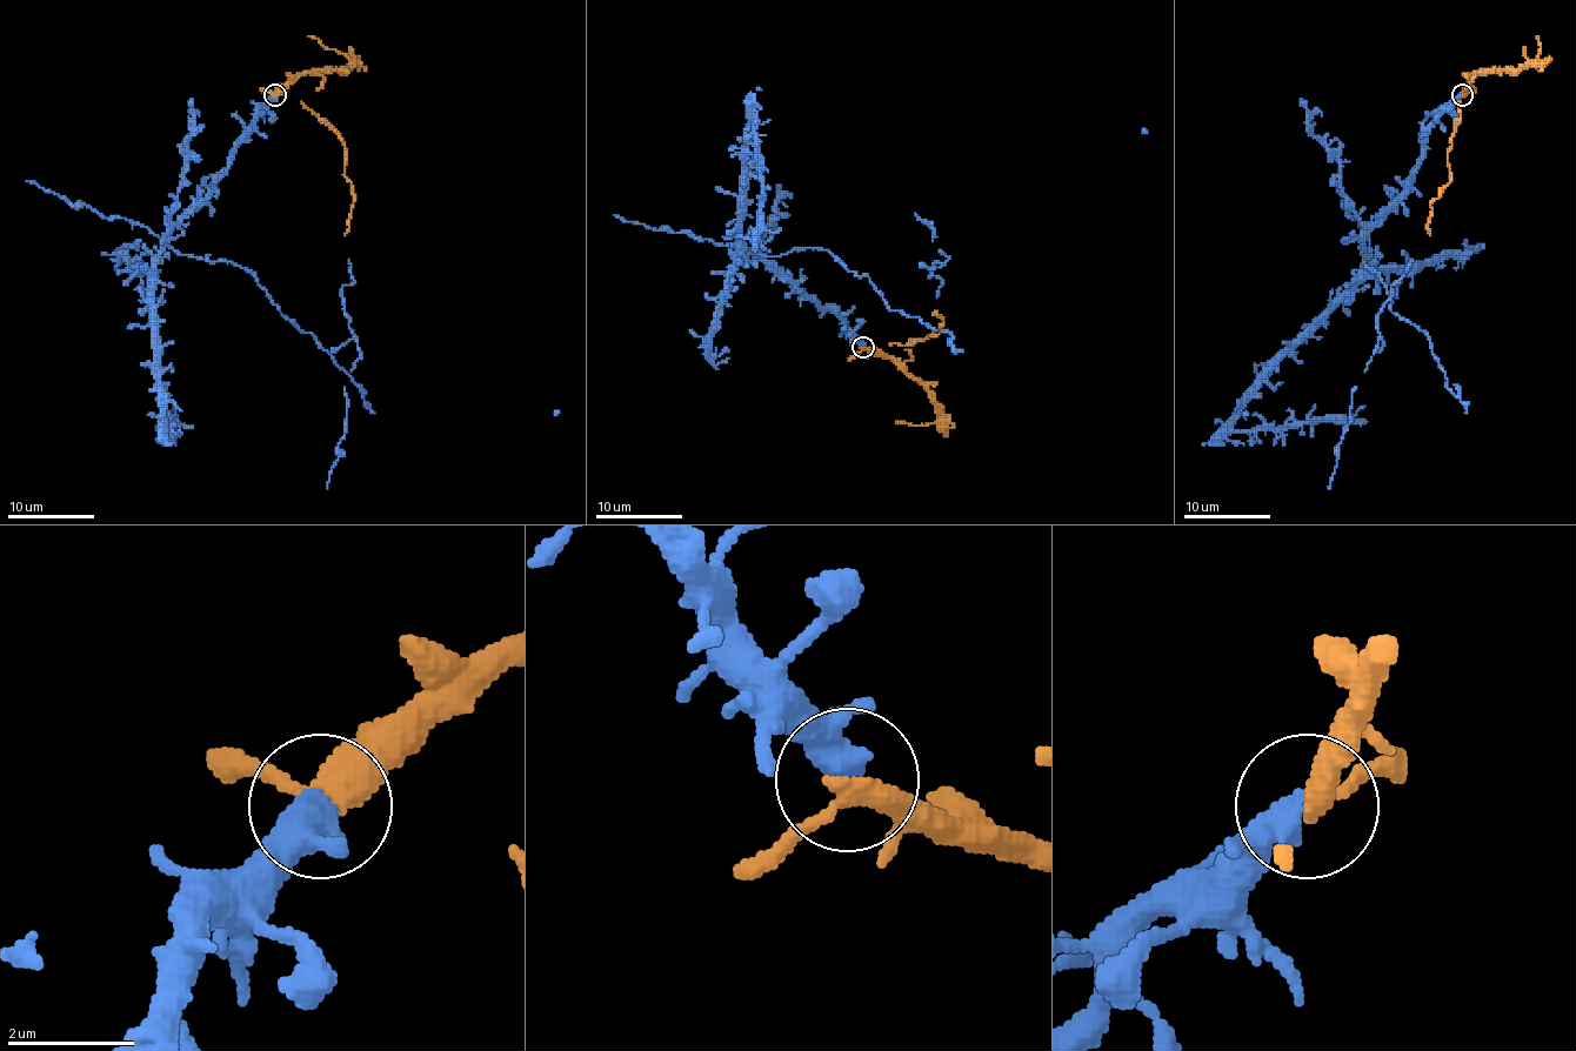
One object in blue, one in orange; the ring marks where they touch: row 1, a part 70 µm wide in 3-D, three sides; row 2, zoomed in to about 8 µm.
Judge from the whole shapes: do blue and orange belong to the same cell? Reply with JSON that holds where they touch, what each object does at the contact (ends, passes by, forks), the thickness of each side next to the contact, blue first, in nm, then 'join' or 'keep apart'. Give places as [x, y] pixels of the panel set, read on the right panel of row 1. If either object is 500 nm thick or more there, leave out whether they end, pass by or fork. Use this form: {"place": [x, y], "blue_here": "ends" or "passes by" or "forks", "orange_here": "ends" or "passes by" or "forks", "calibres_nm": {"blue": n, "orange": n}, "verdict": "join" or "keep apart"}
{"place": [1462, 95], "blue_here": "passes by", "orange_here": "passes by", "calibres_nm": {"blue": 380, "orange": 380}, "verdict": "join"}

